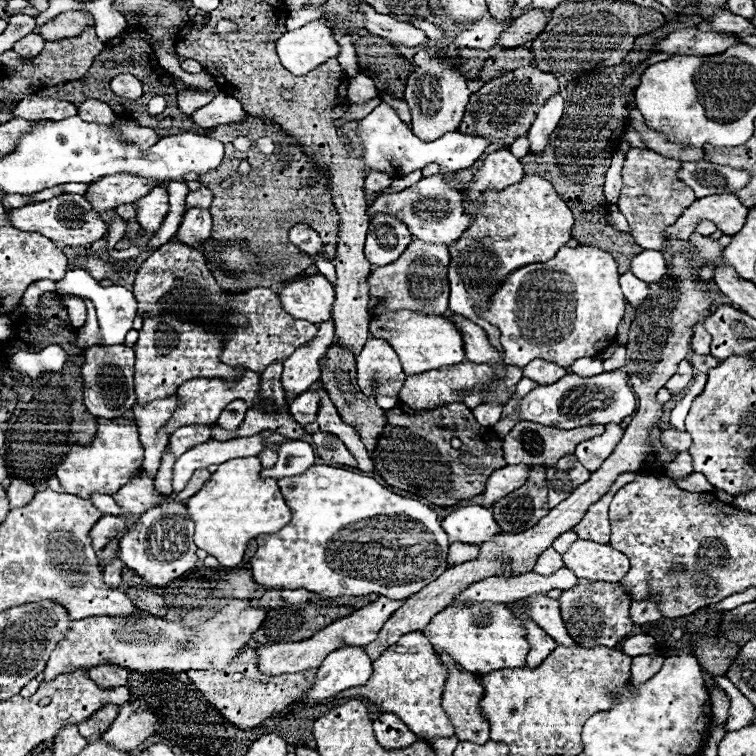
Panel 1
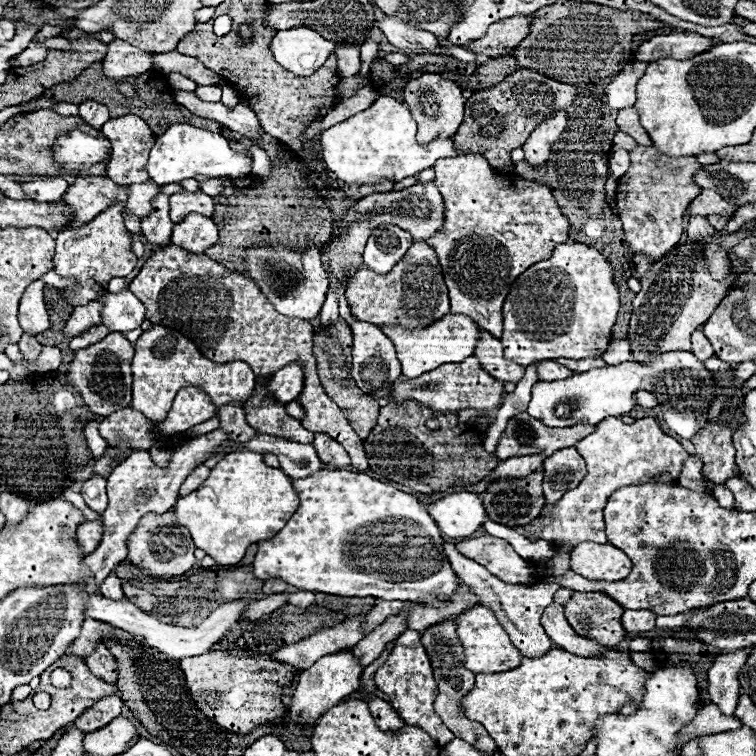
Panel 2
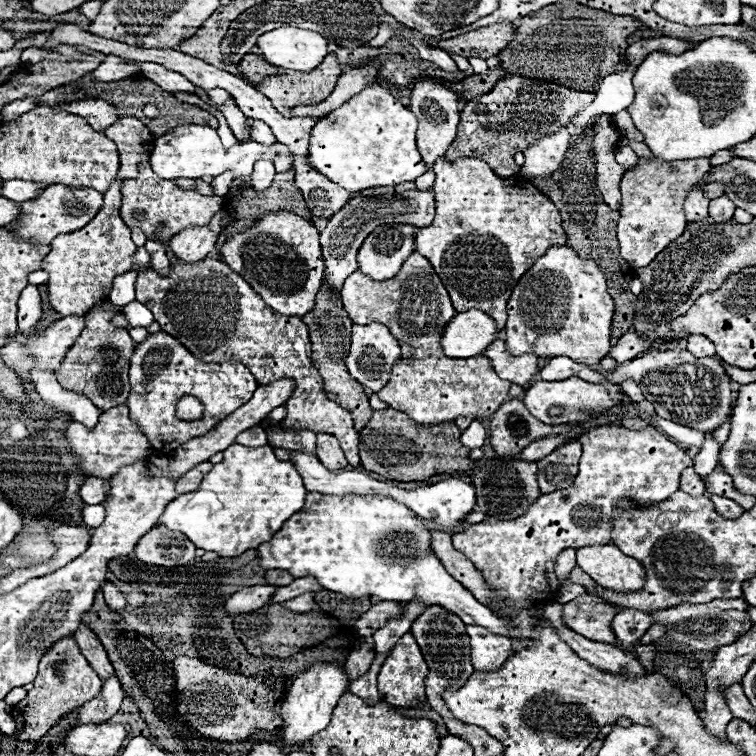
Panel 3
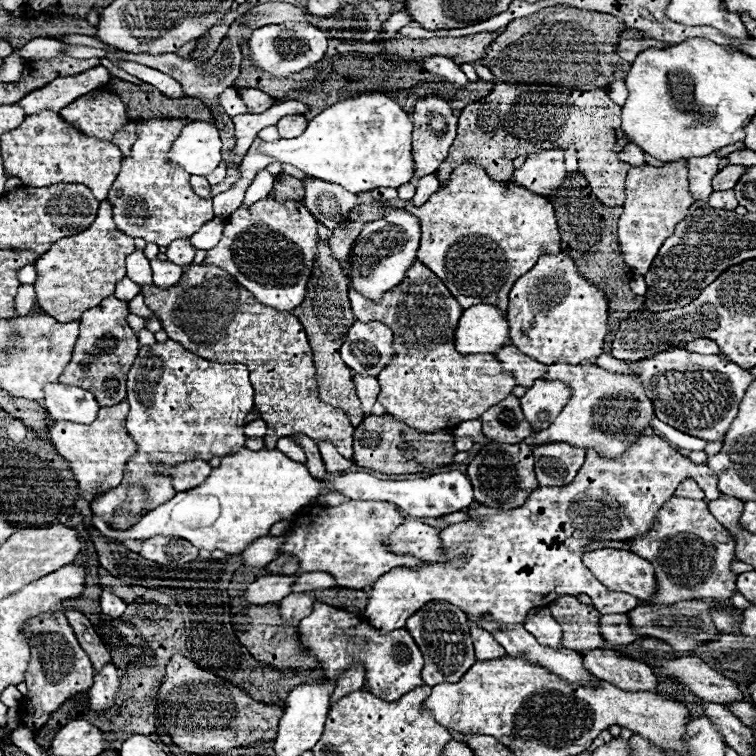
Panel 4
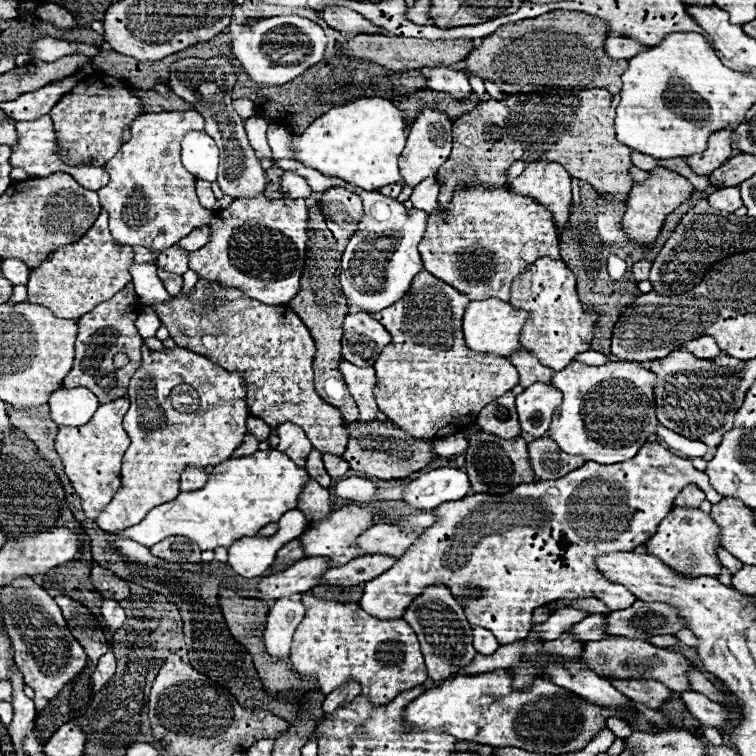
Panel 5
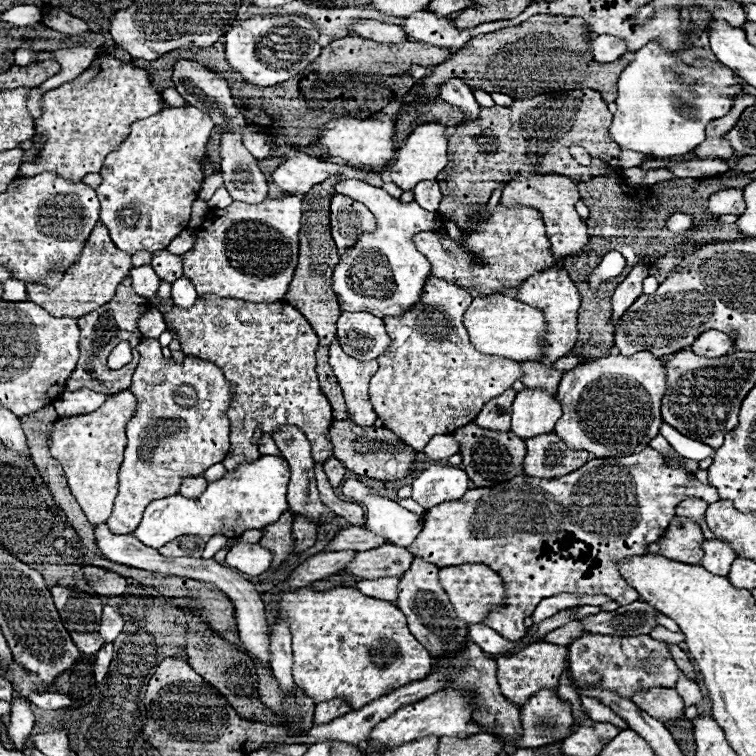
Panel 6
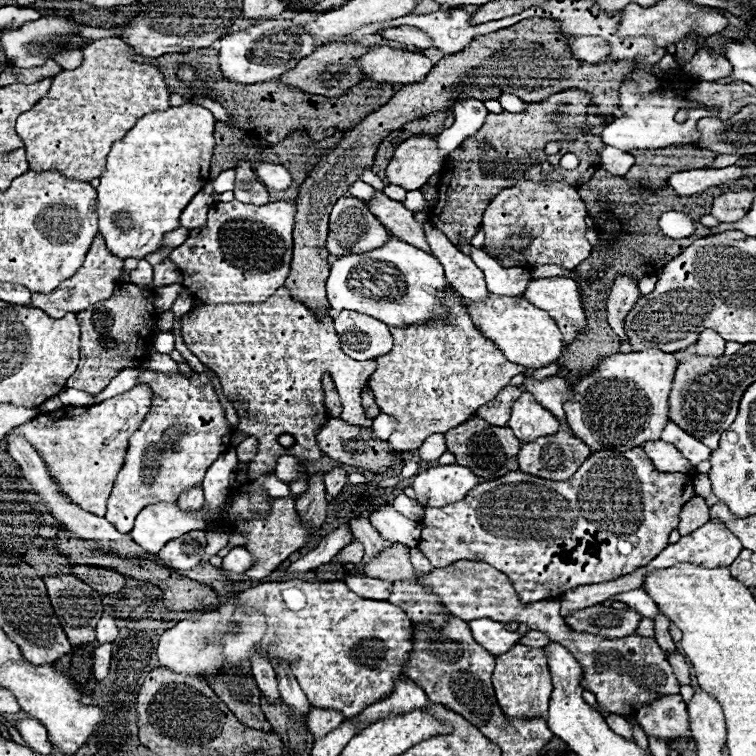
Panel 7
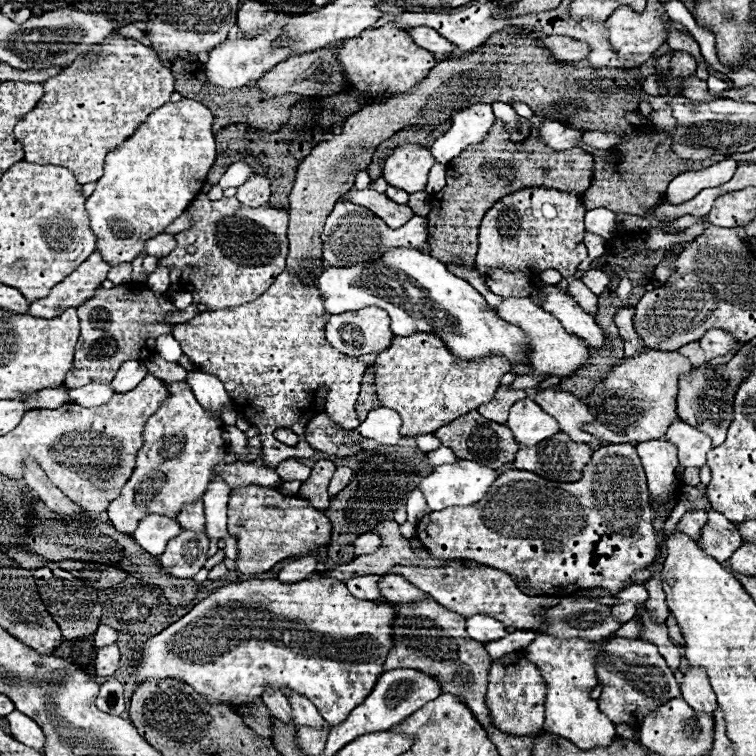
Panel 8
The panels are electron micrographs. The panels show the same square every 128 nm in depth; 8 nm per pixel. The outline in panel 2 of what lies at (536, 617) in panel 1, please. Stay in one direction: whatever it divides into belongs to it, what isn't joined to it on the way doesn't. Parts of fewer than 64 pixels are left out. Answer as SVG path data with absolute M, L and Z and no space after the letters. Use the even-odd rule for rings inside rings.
M552 602L544 610L544 614L542 614L542 626L544 626L546 634L550 636L550 640L556 646L560 646L560 648L564 648L564 650L568 650L568 652L572 652L576 656L604 656L610 650L608 646L602 646L598 642L592 642L588 638L580 638L568 626L562 604Z

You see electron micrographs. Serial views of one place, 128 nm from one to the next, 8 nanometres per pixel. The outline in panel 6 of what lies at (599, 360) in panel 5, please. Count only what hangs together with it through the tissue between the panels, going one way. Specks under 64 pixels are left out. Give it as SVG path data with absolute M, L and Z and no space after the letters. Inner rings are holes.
M562 356L560 360L556 360L554 364L552 364L552 368L556 368L556 370L572 370L572 368L576 368L578 364L580 364L580 356Z

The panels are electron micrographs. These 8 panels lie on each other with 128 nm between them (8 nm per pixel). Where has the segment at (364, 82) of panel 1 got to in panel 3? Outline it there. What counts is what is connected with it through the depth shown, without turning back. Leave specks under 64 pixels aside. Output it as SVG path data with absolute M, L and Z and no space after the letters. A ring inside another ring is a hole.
M382 22L382 24L380 24L378 34L368 42L368 46L370 46L370 48L380 48L380 46L384 46L390 38L394 38L394 32L396 32L396 30L394 30L390 24Z

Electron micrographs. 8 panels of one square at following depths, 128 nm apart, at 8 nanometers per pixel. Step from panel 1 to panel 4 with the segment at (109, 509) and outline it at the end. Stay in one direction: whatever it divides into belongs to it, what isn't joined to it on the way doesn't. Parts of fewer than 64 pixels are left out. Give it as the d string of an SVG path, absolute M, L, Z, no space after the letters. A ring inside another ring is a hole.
M56 382L44 386L44 396L46 410L56 422L92 424L96 420L96 410L100 406L88 390Z

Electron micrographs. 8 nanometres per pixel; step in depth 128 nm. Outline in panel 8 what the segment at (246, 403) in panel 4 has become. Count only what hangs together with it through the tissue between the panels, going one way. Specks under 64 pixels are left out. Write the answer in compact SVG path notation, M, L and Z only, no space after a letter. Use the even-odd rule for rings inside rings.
M168 382L168 400L148 418L144 446L136 456L136 466L120 496L108 506L108 520L114 528L132 534L146 514L176 518L182 506L202 500L214 476L220 476L230 490L252 484L254 464L246 470L238 462L226 462L227 445L222 438L222 420L208 414L194 398L186 382Z

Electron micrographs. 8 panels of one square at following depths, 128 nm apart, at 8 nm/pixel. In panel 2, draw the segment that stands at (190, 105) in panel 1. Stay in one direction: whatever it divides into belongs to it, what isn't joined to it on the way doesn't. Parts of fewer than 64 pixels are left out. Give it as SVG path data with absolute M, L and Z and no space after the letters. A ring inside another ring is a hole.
M198 86L198 88L194 90L194 94L196 94L200 100L206 100L206 102L220 102L222 88L220 88L220 86Z

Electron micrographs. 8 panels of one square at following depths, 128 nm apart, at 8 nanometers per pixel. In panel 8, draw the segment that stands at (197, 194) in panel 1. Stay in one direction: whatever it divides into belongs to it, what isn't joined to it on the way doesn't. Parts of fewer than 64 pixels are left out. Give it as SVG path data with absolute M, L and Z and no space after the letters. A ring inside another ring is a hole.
M190 98L166 102L116 150L106 156L104 176L86 200L90 228L96 234L96 250L110 266L132 262L144 252L144 242L160 234L200 192L214 164L214 136L210 110Z

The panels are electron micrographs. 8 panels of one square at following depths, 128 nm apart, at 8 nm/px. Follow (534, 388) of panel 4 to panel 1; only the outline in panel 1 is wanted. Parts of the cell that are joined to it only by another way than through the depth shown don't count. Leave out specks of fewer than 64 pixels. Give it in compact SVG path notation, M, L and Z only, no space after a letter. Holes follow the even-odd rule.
M682 360L678 364L676 374L664 386L672 392L674 398L682 398L686 394L686 390L690 388L690 384L694 382L694 374L696 374L696 370L692 368L692 364L688 360ZM610 370L596 376L578 376L578 374L566 374L554 384L538 384L520 404L518 412L510 418L500 420L494 430L500 434L506 434L508 428L512 428L520 420L538 422L544 426L556 426L564 430L580 428L580 426L592 426L592 424L608 424L616 422L620 424L624 418L636 411L635 396L630 396L630 376L622 370Z

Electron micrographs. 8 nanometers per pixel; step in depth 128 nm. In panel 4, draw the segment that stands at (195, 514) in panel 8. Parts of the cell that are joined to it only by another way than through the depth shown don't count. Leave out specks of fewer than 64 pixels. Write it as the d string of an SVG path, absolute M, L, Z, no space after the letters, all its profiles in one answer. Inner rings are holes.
M200 460L198 462L180 464L180 466L174 466L170 470L165 470L160 463L155 464L155 461L153 464L157 472L167 473L172 476L172 484L174 484L176 492L184 492L184 490L200 486L208 478L208 474L212 472L210 464L208 462L200 462Z

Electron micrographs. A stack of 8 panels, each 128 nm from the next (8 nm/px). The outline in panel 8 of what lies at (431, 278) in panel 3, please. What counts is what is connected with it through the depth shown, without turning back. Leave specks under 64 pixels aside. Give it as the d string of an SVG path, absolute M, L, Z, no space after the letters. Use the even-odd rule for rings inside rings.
M432 334L394 336L392 344L378 354L374 370L380 402L402 416L402 436L430 434L462 414L476 410L476 406L490 402L500 386L500 378L510 372L504 358L460 362Z

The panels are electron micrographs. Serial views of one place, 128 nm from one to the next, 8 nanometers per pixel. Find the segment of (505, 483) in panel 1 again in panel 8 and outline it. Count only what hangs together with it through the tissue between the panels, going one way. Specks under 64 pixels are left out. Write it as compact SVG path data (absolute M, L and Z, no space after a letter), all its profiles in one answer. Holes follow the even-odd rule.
M646 350L636 358L624 358L584 400L584 404L598 416L598 420L592 426L584 426L584 430L596 434L596 438L606 440L608 444L636 444L662 438L664 430L678 420L678 380L682 374L688 374L688 370L692 370L692 364L676 352Z

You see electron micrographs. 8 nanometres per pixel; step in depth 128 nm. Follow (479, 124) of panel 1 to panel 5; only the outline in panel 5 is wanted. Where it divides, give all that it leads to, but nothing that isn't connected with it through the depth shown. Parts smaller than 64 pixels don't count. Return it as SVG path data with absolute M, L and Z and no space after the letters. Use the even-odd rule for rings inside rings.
M552 88L552 90L542 90L542 92L524 92L524 94L506 94L502 100L494 100L490 98L488 102L480 102L472 112L460 116L456 122L454 122L454 146L452 146L452 154L448 158L448 162L444 162L444 166L440 166L438 174L436 174L436 180L440 182L440 206L448 206L450 204L450 198L454 194L454 190L458 186L482 186L482 188L500 188L504 186L506 182L506 172L508 168L516 162L516 160L522 160L526 164L530 162L540 162L540 160L548 160L548 162L558 162L566 168L566 172L578 180L584 180L588 184L592 184L596 190L600 190L602 194L606 194L606 198L628 198L628 190L632 188L634 180L630 178L628 174L628 168L632 166L630 162L630 152L628 146L620 146L620 142L616 142L616 132L614 132L614 108L610 106L610 100L612 96L602 90L602 88L590 88L590 90L578 90L578 92L570 92L570 90L560 90L560 88Z

